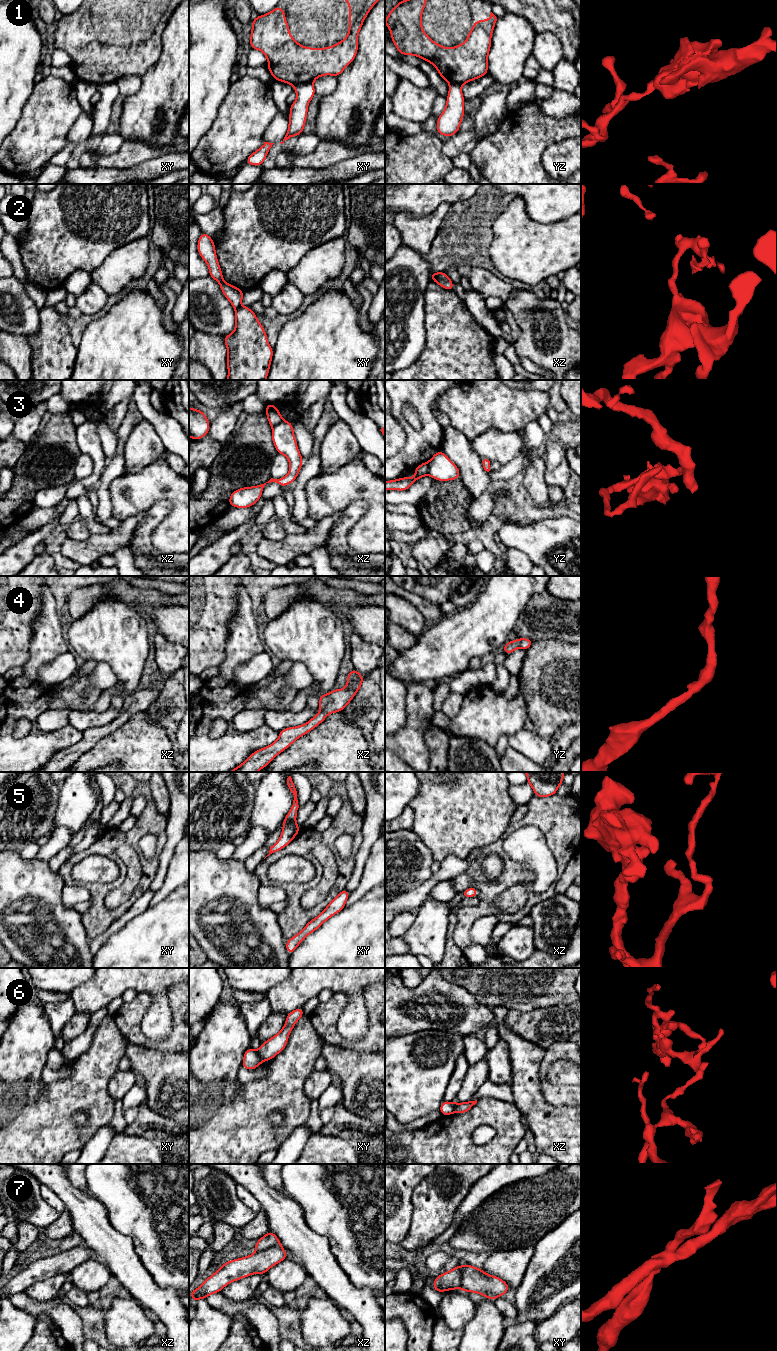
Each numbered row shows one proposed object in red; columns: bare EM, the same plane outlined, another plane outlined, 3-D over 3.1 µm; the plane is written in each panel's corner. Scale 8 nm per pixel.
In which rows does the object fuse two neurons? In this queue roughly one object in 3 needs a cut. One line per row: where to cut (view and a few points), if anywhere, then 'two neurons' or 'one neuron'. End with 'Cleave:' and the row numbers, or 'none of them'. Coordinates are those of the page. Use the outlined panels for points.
1: cut in xy along (311, 82), (294, 86); two neurons
2: cut in xy along (240, 306), (236, 310); two neurons
3: cut in xz along (283, 420), (272, 427); two neurons
4: no cut; one neuron
5: no cut; one neuron
6: cut in xy along (256, 1051), (262, 1060); two neurons
7: cut in xz along (279, 1243), (257, 1251); two neurons
Cleave: 1, 2, 3, 6, 7

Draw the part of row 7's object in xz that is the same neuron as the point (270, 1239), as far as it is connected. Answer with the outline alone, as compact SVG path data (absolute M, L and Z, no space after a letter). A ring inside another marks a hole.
M270 1230L263 1237L258 1239L254 1248L256 1251L262 1251L278 1244L280 1244L278 1237Z

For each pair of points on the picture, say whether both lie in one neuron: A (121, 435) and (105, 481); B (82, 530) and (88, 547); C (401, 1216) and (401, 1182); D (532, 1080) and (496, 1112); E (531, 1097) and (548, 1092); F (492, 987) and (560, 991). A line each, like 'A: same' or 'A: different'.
A: same
B: different
C: same
D: different
E: different
F: same

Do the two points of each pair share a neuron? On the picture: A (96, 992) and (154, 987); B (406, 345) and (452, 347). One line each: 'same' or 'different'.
A: same
B: different

